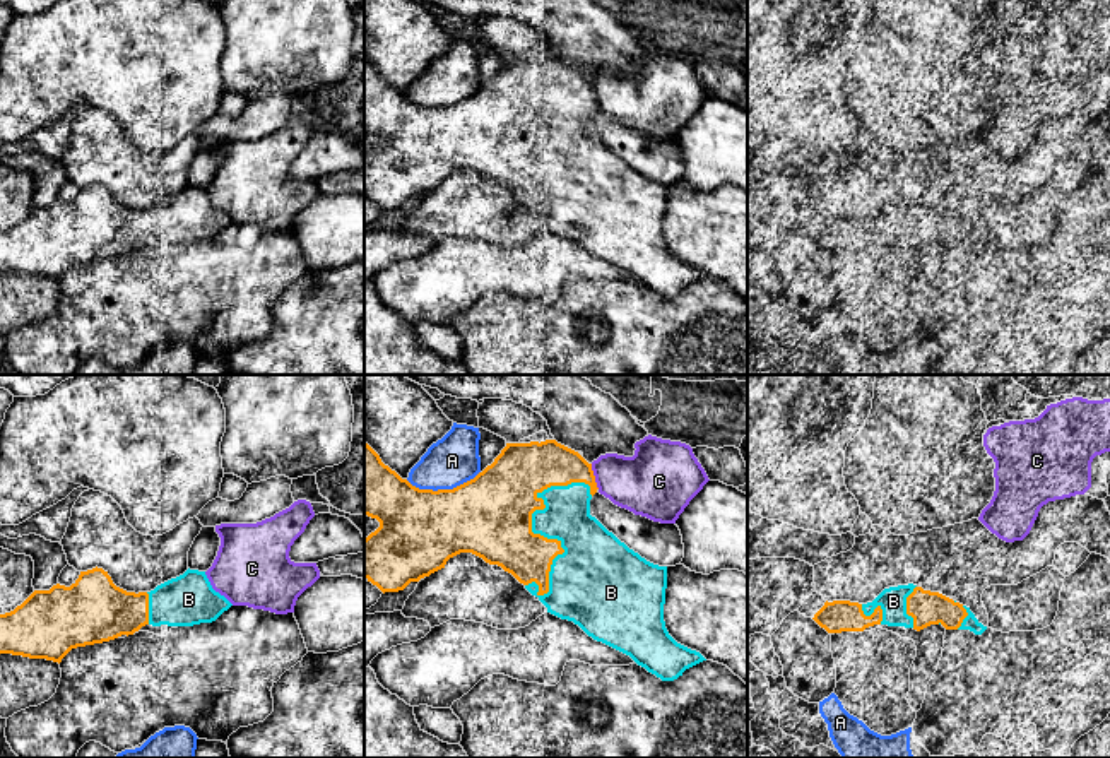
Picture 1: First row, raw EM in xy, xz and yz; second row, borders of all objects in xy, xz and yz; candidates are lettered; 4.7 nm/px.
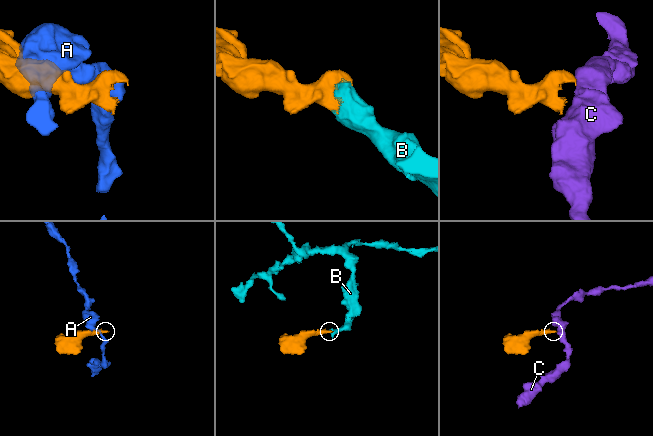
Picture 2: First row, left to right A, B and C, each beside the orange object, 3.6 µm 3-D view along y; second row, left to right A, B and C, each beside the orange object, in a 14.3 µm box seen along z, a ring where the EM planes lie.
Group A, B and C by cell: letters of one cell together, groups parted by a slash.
A / B / C

